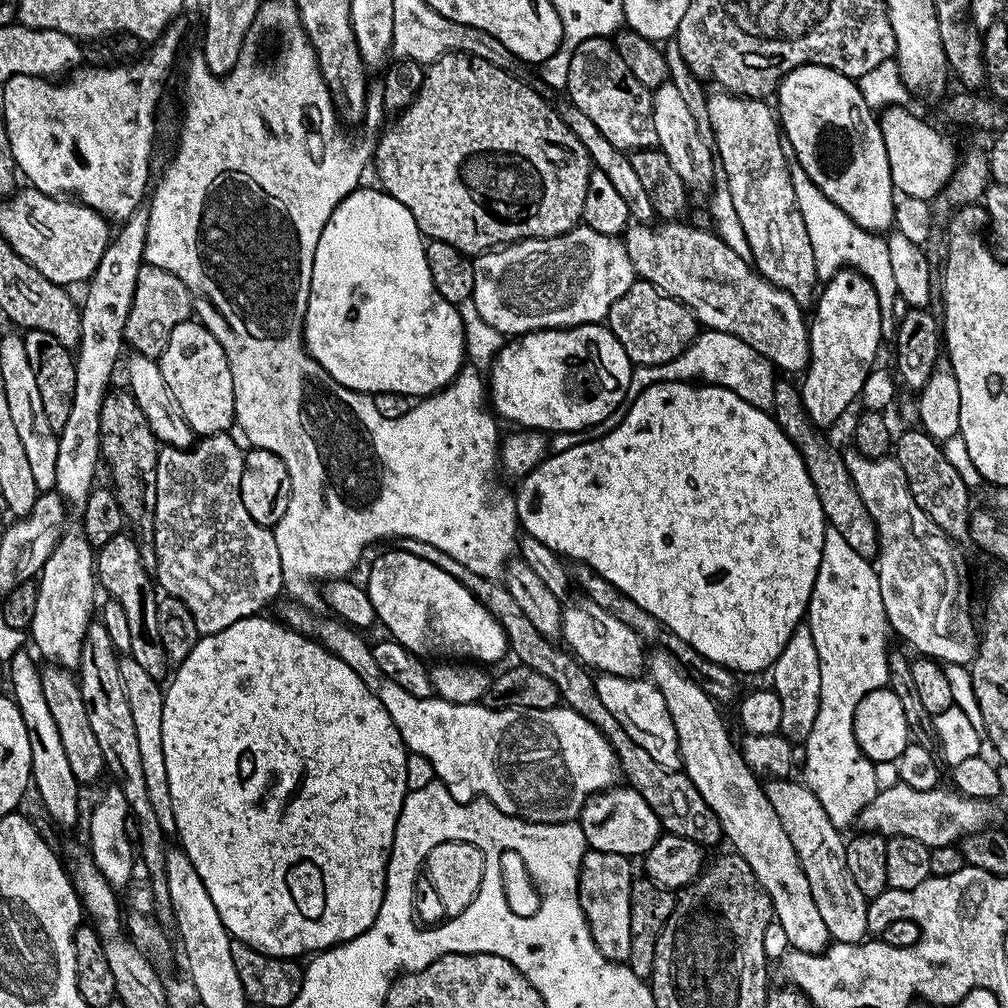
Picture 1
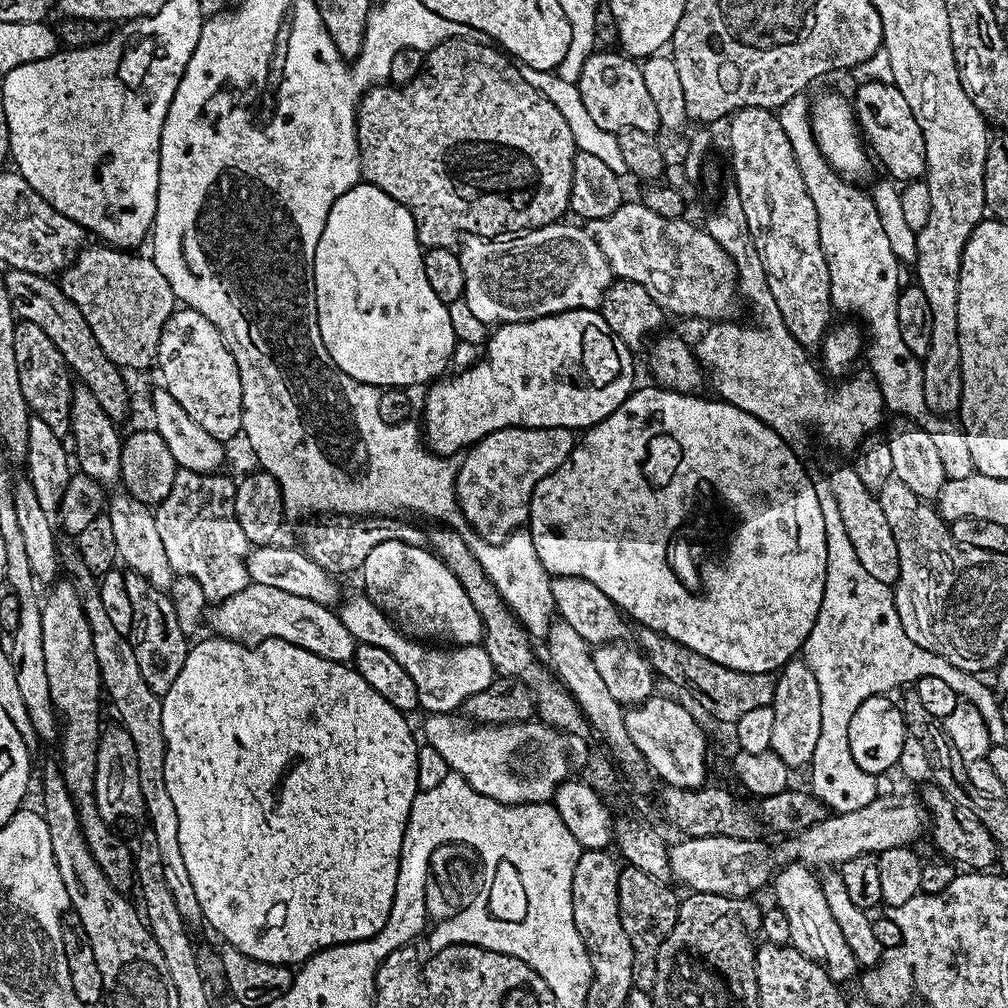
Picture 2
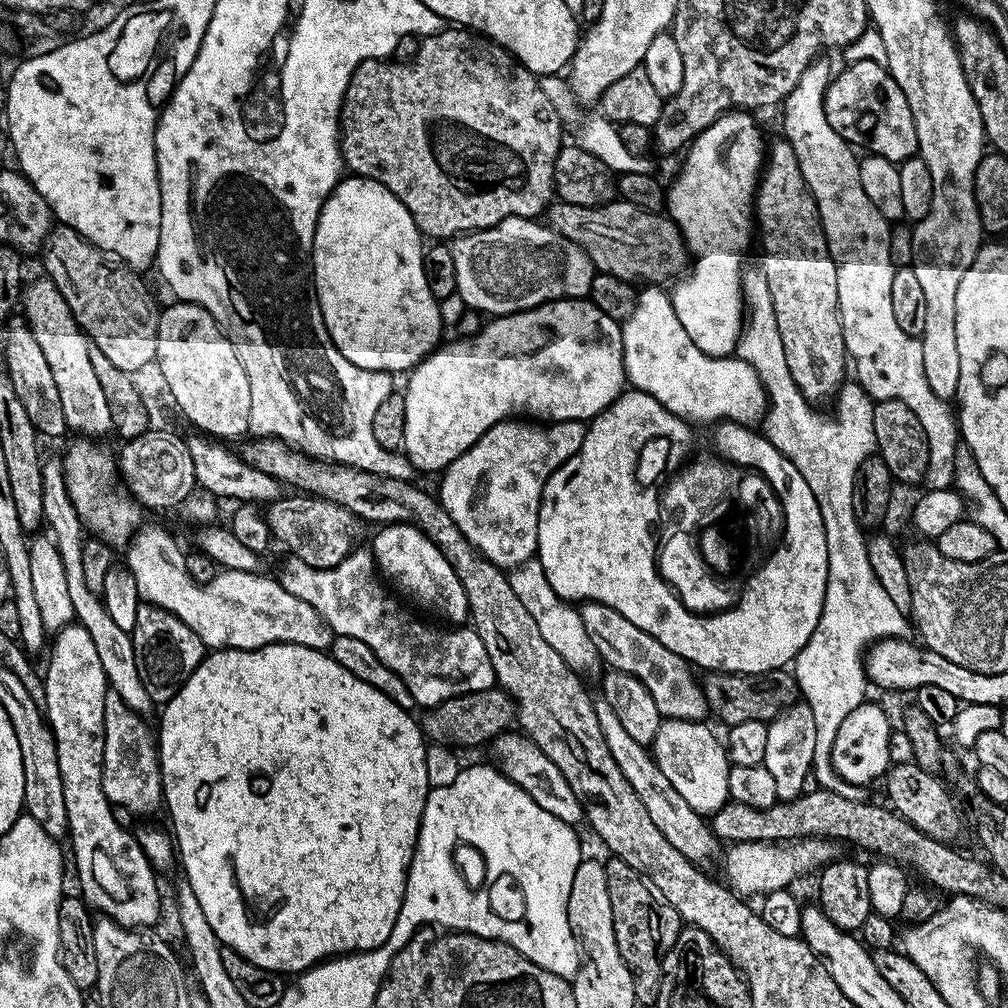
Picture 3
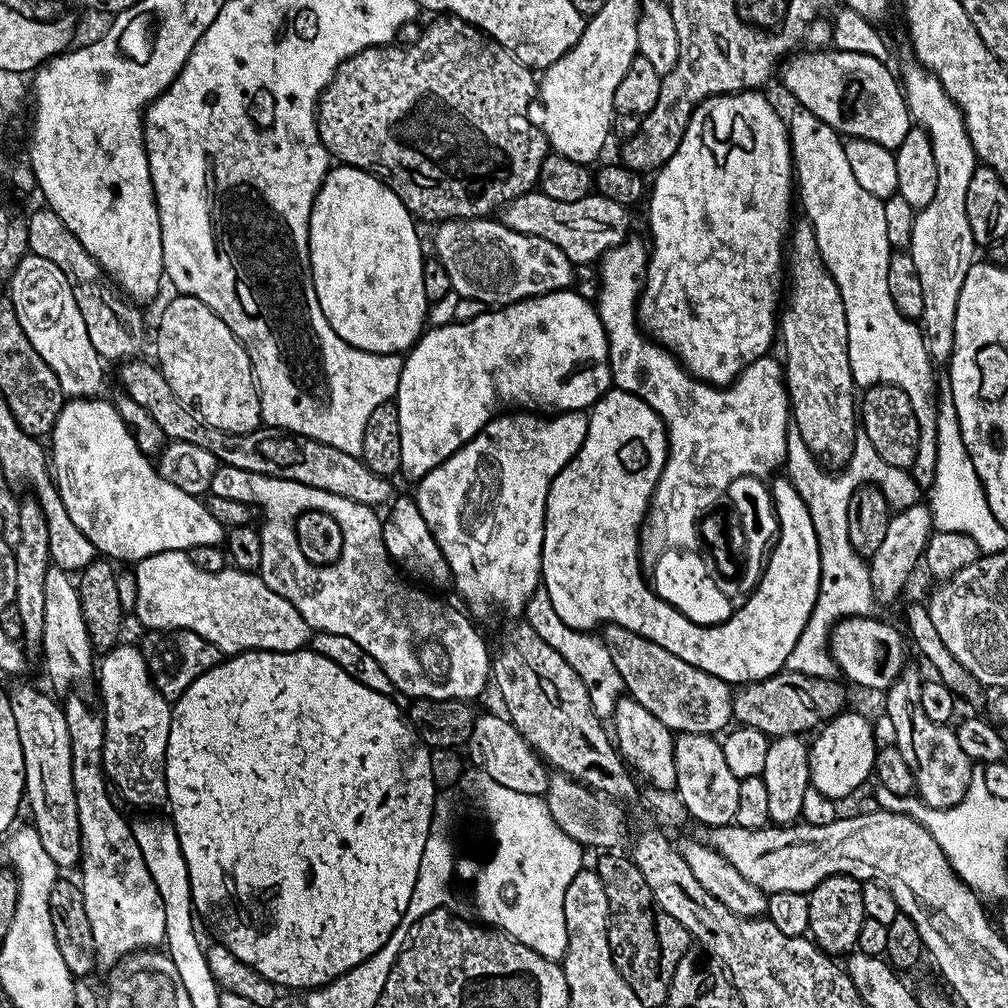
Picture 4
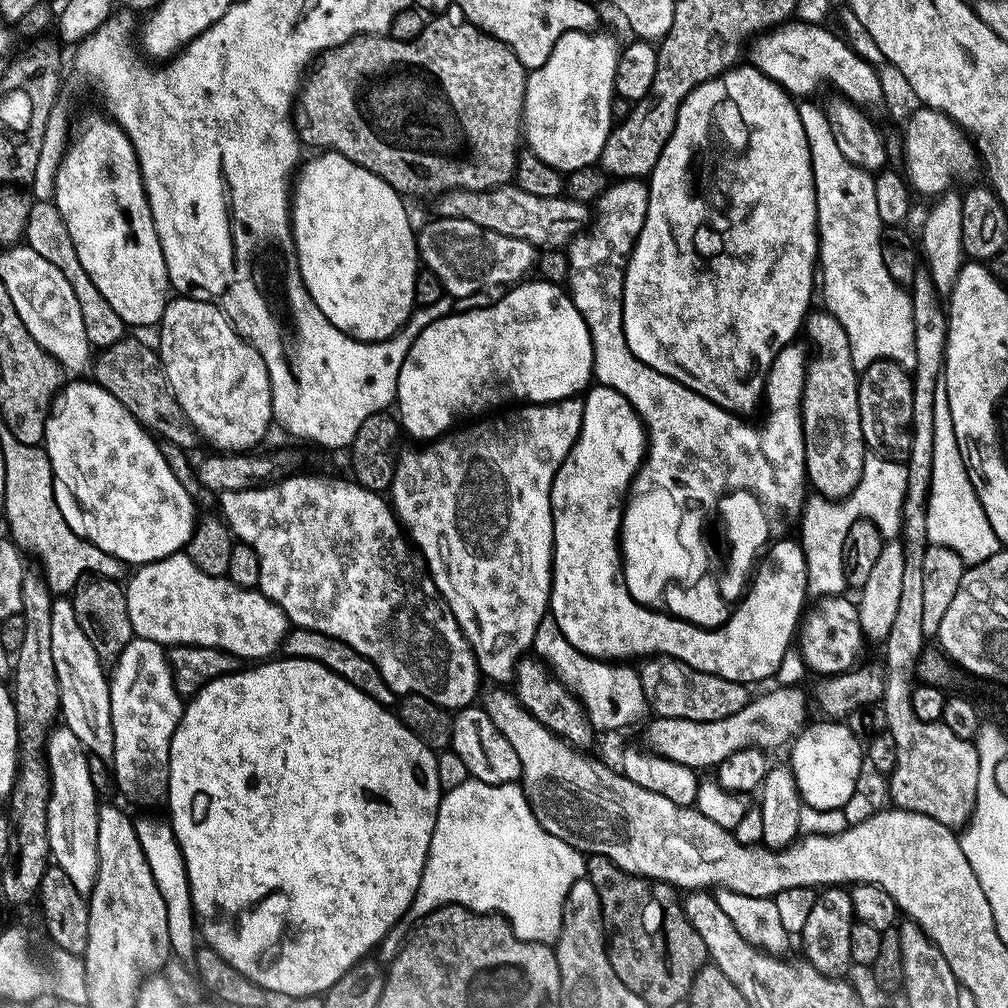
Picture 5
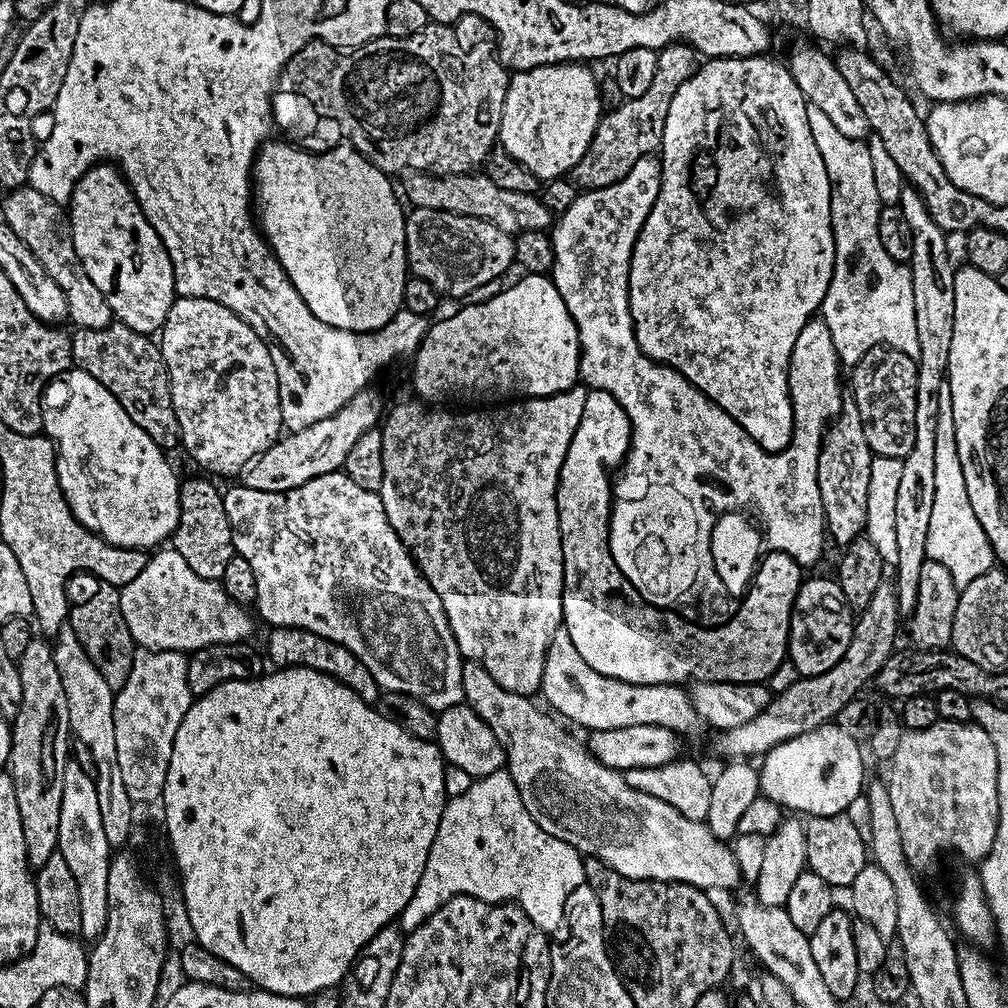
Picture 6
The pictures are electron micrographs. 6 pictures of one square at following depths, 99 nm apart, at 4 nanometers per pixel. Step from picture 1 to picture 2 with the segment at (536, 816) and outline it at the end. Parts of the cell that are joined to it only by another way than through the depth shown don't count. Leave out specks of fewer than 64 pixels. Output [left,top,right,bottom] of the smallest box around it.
[210,583,570,804]

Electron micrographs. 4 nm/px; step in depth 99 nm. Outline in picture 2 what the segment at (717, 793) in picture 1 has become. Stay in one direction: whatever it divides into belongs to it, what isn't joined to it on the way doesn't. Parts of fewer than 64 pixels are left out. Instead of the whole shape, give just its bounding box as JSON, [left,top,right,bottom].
[774,862,858,982]

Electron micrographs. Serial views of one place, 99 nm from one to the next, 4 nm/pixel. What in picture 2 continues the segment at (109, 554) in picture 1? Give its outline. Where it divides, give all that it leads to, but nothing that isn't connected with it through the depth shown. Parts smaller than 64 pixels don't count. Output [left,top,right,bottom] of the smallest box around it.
[124,571,190,698]

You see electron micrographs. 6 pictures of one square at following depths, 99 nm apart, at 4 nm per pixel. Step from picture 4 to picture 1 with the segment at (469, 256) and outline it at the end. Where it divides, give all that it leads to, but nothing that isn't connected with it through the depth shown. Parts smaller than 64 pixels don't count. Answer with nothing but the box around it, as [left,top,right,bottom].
[472,226,637,338]

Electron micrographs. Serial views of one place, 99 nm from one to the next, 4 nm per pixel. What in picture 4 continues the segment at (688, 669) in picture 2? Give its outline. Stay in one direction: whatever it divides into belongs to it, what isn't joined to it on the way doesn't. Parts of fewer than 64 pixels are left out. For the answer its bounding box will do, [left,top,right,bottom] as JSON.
[732,670,845,738]

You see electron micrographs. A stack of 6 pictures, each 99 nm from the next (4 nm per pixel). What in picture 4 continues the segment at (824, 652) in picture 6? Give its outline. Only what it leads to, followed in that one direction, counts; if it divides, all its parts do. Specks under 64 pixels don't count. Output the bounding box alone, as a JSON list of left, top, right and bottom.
[828,614,906,694]

